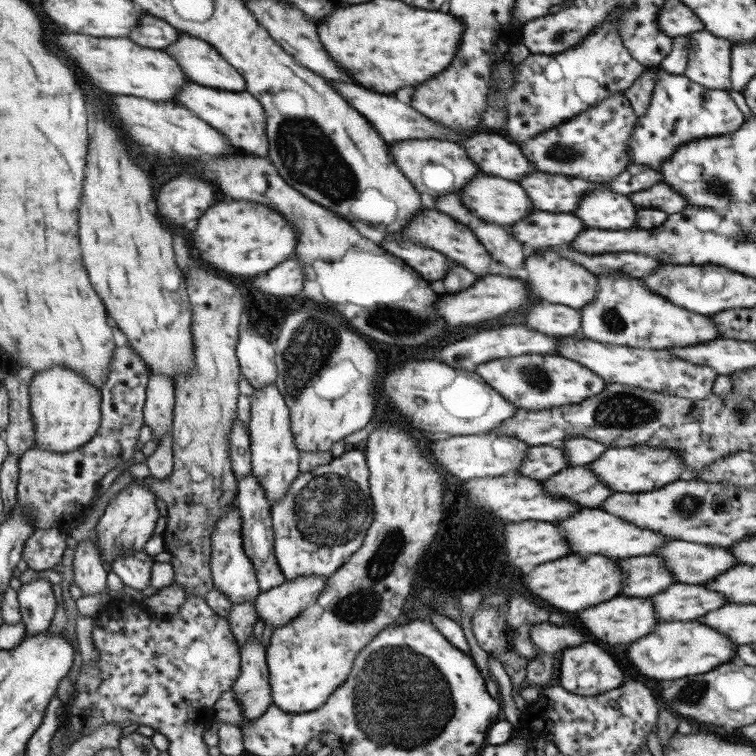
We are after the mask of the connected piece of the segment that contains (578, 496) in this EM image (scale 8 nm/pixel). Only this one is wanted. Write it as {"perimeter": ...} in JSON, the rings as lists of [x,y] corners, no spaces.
{"perimeter":[[[588,465],[564,468],[560,473],[548,478],[544,482],[544,487],[551,494],[578,502],[587,509],[601,508],[603,501],[616,493],[599,480]]]}

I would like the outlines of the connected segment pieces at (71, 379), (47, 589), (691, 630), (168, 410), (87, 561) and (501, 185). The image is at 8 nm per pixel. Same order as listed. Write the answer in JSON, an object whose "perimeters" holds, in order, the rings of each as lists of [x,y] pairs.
{"perimeters":[[[[66,366],[35,373],[30,385],[30,407],[37,426],[35,445],[41,450],[74,452],[90,443],[102,426],[102,400],[101,388]]],[[[39,579],[26,585],[21,585],[18,591],[21,620],[27,628],[27,635],[49,630],[57,612],[55,588],[51,582]]],[[[655,622],[650,634],[630,644],[625,658],[639,674],[653,680],[675,680],[703,674],[737,656],[735,642],[721,636],[719,630],[709,629],[697,622]]],[[[151,374],[148,382],[148,397],[144,408],[145,423],[152,429],[157,446],[166,438],[171,423],[174,423],[176,383],[166,374]]],[[[87,539],[76,547],[73,558],[74,582],[83,594],[99,594],[107,588],[107,573],[103,568],[100,550],[93,539]]],[[[481,173],[470,183],[467,183],[465,188],[457,194],[460,194],[465,207],[487,223],[512,226],[535,211],[527,192],[521,188],[519,182],[511,182],[511,180],[505,180],[505,178],[495,178],[495,175]]]]}

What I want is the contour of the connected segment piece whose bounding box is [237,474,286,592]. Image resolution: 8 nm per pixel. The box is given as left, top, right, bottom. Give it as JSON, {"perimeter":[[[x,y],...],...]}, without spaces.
{"perimeter":[[[250,474],[239,480],[237,505],[240,508],[242,518],[243,548],[251,559],[253,566],[255,566],[260,590],[263,592],[281,586],[286,581],[286,576],[281,570],[279,559],[276,555],[272,506],[267,498],[265,489],[255,475]]]}

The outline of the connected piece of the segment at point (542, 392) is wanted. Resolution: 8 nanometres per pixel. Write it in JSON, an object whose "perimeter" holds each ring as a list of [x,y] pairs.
{"perimeter":[[[525,354],[499,358],[479,365],[476,371],[509,402],[525,410],[545,410],[567,404],[580,404],[601,394],[607,386],[594,370],[575,359],[557,354]]]}

